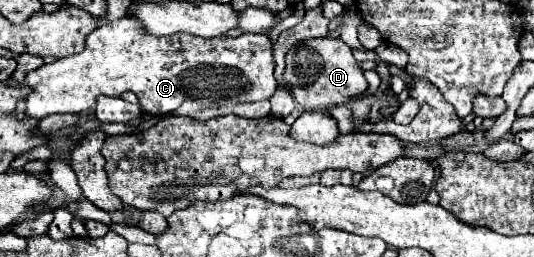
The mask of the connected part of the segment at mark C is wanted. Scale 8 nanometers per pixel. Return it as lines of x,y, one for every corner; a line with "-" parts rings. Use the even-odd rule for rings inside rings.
123,17
89,33
81,53
31,71
27,85
33,93
27,97
25,113
37,119
51,113
83,113
95,109
99,95
121,95
125,91
133,91
143,111
157,117
175,111
185,99
257,103
273,95
277,87
273,71
273,43
267,35
201,39
175,33
173,37
155,37
145,33
137,17
-
85,69
89,69
89,77
85,77

